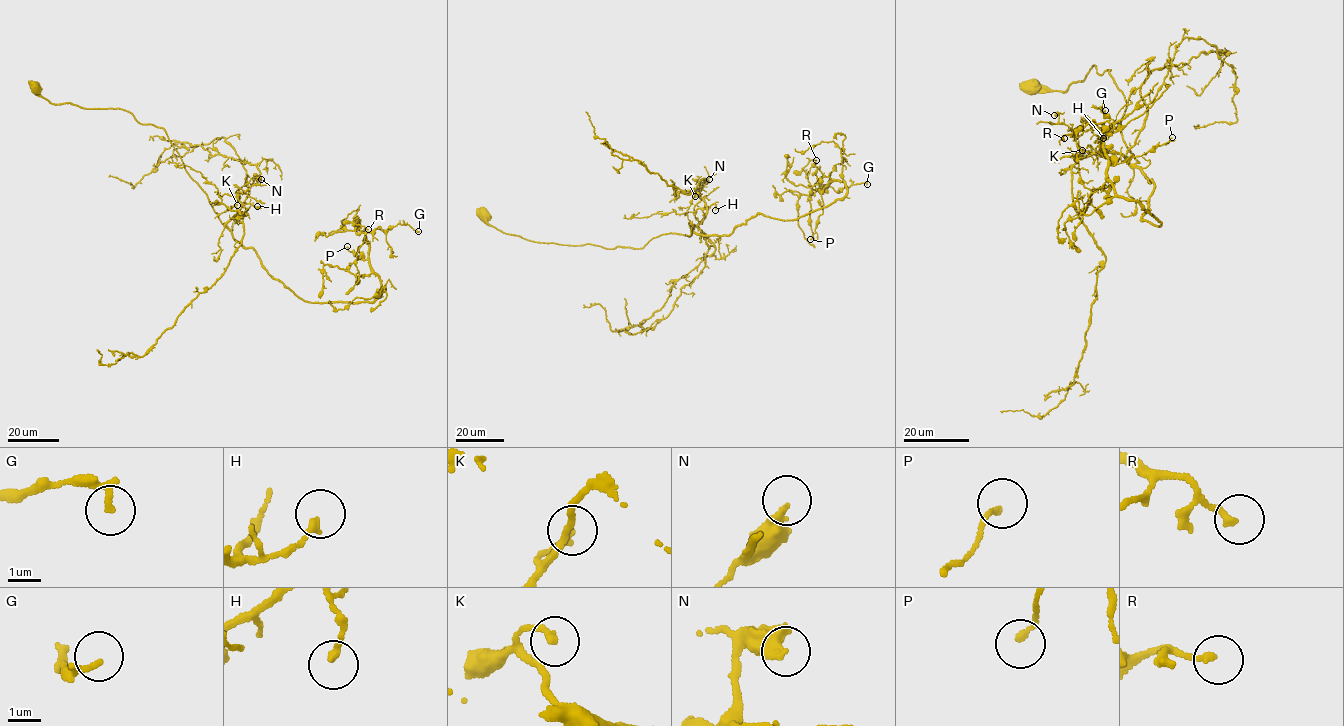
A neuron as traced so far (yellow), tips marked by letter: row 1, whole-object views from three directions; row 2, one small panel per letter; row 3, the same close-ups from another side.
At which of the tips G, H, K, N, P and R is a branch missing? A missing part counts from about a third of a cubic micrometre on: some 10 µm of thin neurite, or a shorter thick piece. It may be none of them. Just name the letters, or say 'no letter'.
no letter

